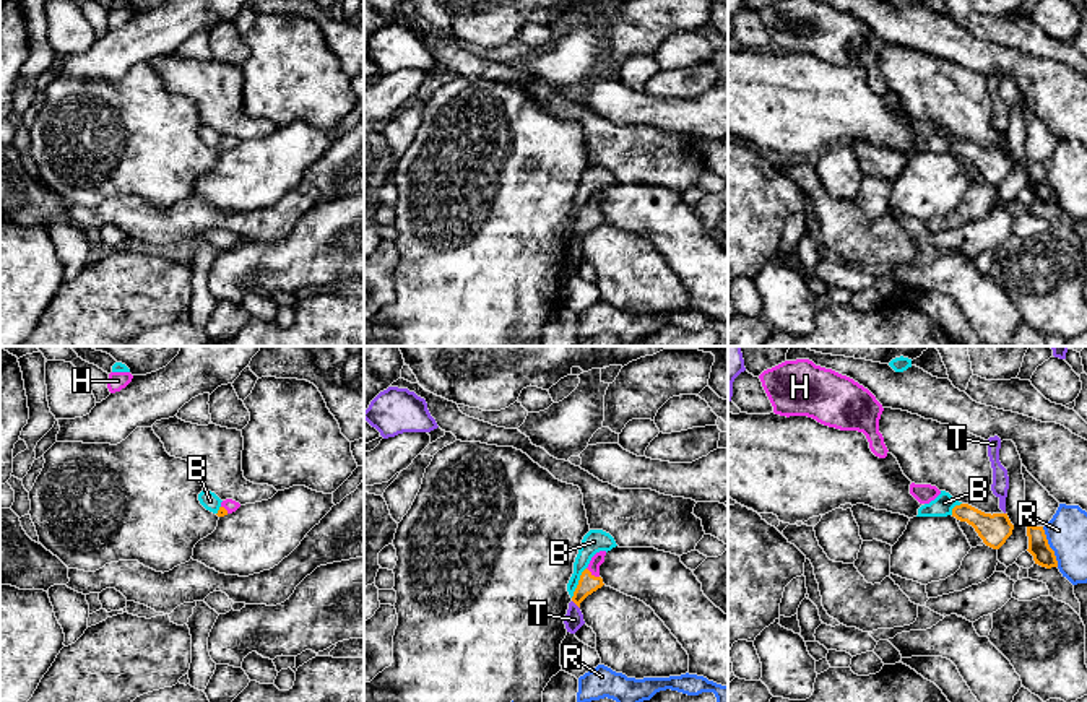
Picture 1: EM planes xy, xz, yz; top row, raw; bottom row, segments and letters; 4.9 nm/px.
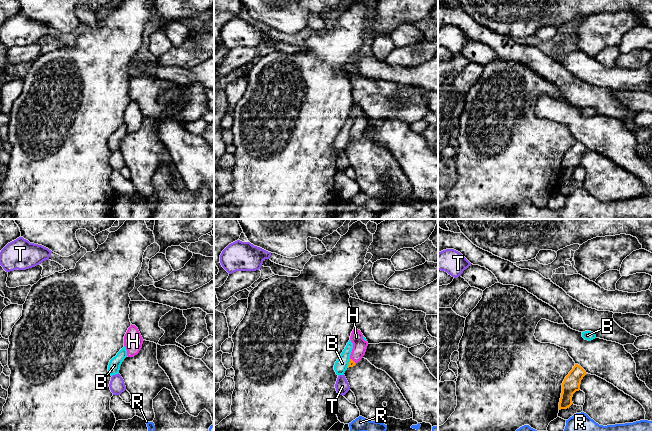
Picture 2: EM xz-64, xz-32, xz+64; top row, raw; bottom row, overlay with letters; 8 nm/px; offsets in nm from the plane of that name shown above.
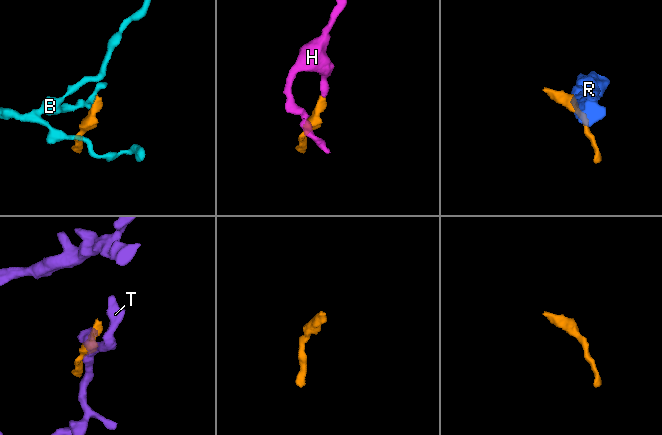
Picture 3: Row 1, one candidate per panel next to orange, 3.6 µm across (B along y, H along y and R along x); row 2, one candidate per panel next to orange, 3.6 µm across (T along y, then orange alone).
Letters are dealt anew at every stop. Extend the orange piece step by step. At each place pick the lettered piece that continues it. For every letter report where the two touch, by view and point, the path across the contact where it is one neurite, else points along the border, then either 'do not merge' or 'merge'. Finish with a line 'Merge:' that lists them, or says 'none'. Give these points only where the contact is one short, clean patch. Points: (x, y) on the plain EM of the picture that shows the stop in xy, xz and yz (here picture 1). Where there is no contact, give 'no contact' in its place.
B: meets orange in xz at (579, 218); border along xz (585, 203), (571, 233); do not merge
H: meets orange in xz at (593, 212); runs through xz (587, 220), (593, 212), (593, 200), (598, 194); merge
R: meets orange in yz at (1048, 182); do not merge
T: meets orange in xz at (575, 239); border along xz (572, 236), (579, 244); do not merge
Merge: H

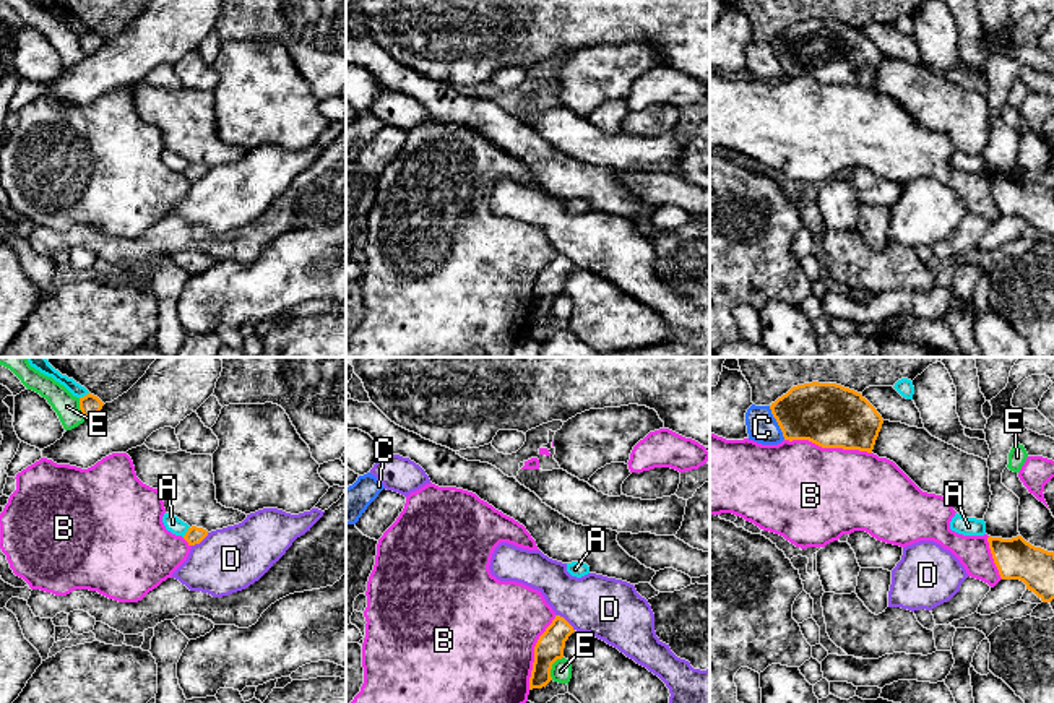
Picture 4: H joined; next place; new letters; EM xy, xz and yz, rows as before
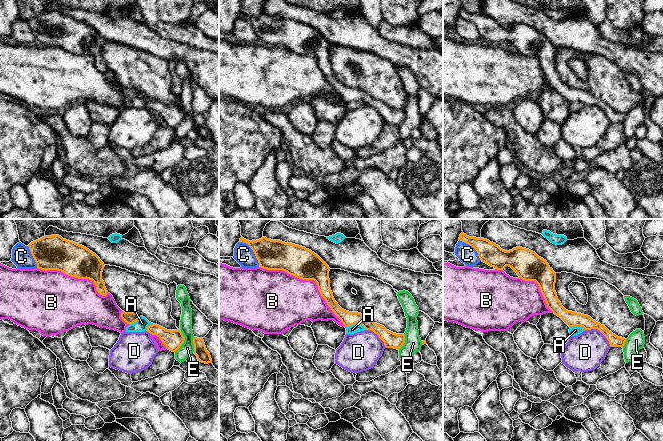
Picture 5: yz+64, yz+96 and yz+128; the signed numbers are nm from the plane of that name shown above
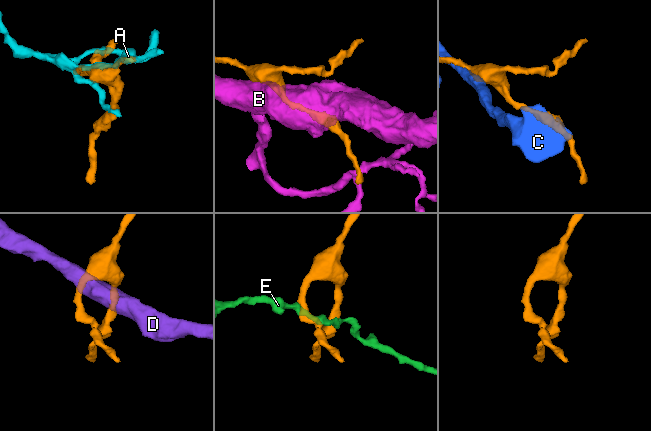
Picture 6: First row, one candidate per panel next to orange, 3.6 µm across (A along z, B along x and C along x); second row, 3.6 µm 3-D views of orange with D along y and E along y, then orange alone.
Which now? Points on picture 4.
A: meets orange in xy at (187, 168); do not merge
B: meets orange in yz at (829, 83); do not merge
C: meets orange in yz at (777, 57); do not merge
D: meets orange in xz at (565, 257); border along xz (556, 250), (574, 267); do not merge
E: meets orange in xz at (551, 304); do not merge
Merge: none

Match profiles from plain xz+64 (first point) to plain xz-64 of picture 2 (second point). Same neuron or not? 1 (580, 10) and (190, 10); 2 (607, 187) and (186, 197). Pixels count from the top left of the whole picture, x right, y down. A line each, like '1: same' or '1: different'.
1: different
2: different

